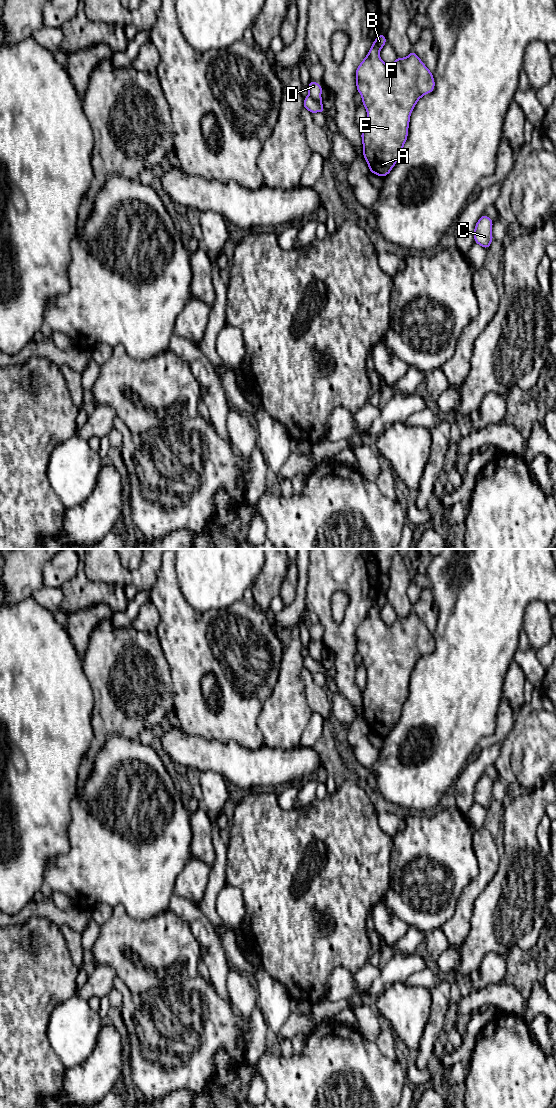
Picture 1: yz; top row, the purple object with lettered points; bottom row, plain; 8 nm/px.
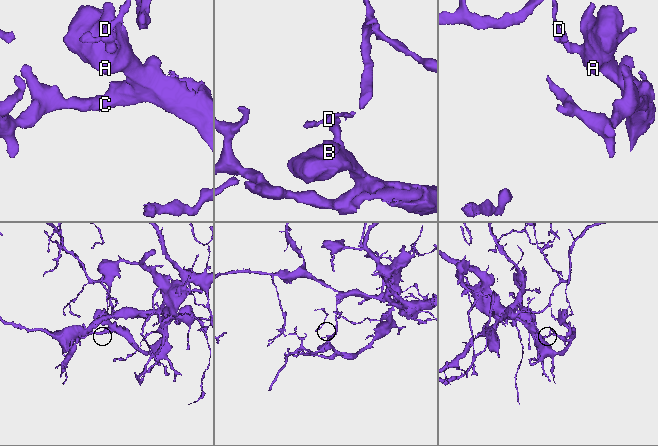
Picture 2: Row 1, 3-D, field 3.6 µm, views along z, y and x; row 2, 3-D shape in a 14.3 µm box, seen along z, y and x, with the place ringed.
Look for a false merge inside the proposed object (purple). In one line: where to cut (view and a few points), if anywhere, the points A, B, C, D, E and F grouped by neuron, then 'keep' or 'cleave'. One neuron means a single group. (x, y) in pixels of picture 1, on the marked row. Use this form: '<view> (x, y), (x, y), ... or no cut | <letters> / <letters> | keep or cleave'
yz (309, 95), (320, 101) | A B C E F / D | cleave

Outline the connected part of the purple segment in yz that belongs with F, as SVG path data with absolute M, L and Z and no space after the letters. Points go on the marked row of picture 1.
M380 33L355 71L356 88L367 111L366 126L361 131L363 157L370 172L383 178L391 172L402 154L408 138L410 115L416 103L435 89L432 72L413 50L406 58L397 57L391 65L385 64L379 52L386 43L385 35Z

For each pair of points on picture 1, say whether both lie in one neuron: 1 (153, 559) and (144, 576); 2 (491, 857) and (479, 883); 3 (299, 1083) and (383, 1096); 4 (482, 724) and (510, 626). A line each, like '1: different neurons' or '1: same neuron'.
1: same neuron
2: same neuron
3: same neuron
4: same neuron

